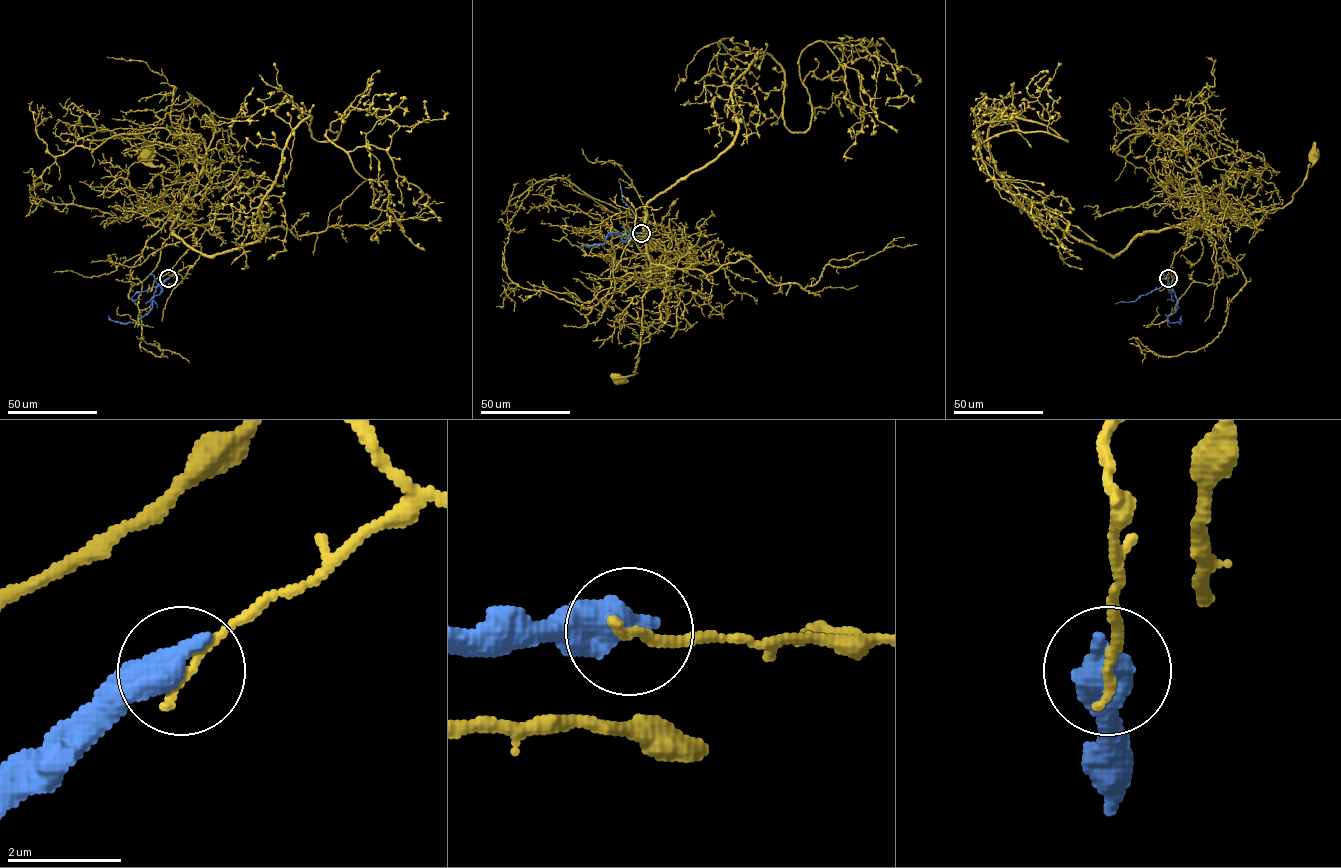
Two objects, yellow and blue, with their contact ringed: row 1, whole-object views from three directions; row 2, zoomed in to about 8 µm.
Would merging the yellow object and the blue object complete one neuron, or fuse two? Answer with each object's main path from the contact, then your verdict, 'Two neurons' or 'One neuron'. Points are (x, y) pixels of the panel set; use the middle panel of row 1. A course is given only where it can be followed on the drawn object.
Course of yellow: (641, 233), (679, 260), (674, 267), (652, 264), (643, 297), (636, 373), (616, 379). Course of blue: (641, 233), (633, 233), (624, 242), (616, 233), (610, 233), (600, 244), (582, 246). Two neurons

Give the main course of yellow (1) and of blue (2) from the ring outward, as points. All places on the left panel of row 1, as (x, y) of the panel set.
1: (168, 278), (206, 229), (178, 215), (169, 217), (163, 166), (155, 166), (143, 153)
2: (168, 278), (156, 288), (151, 309), (135, 323), (120, 323), (109, 316)

